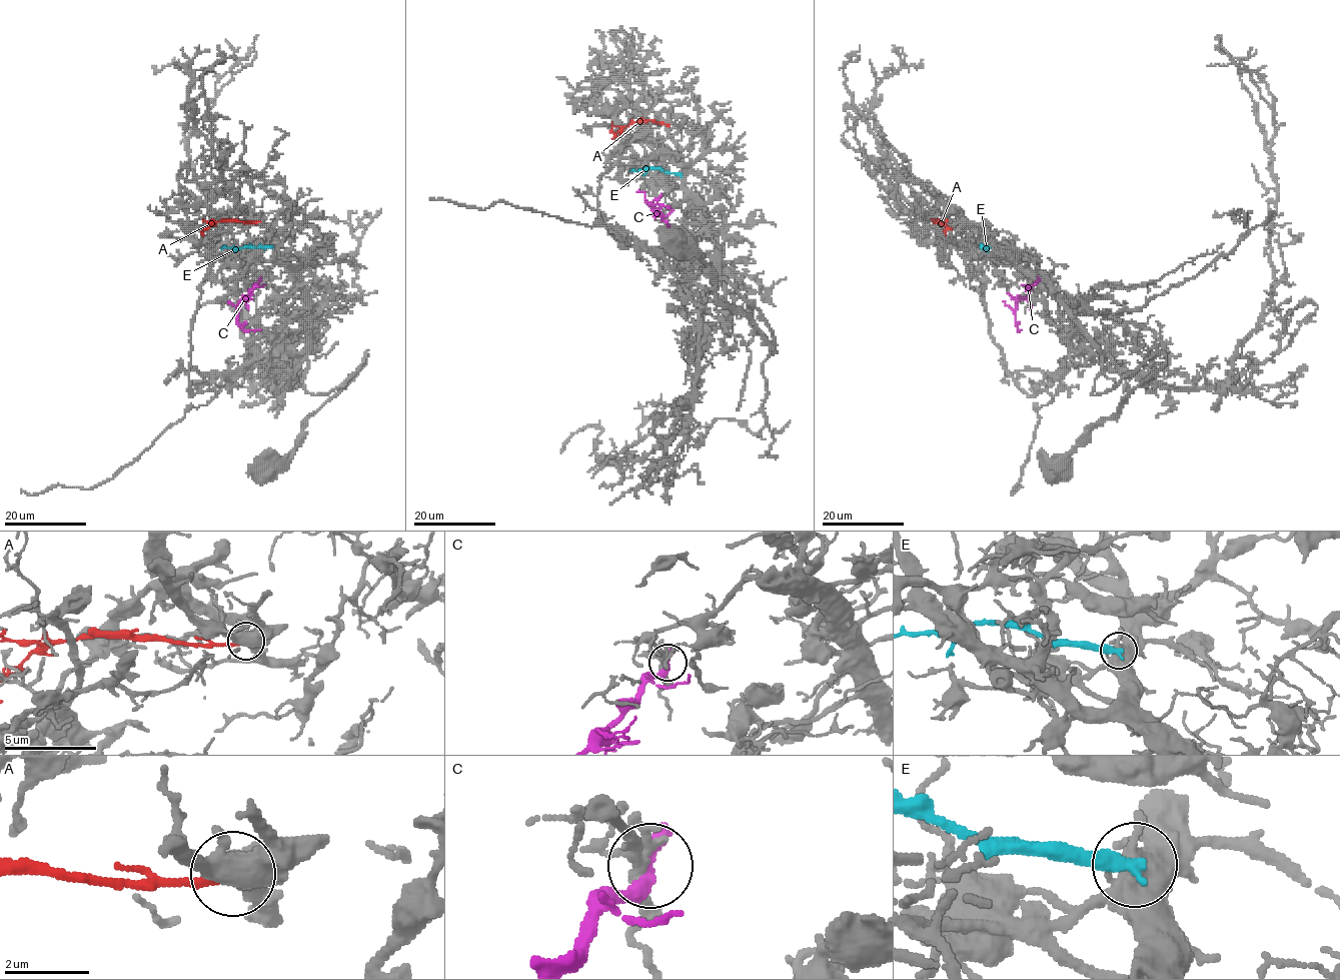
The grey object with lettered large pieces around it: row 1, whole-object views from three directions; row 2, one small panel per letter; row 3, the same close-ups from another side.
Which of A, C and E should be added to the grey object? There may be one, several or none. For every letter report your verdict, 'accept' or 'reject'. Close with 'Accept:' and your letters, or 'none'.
A: reject
C: reject
E: reject
Accept: none

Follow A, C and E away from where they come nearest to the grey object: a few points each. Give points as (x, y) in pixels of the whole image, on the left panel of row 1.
A: (256, 221), (210, 222), (201, 232), (203, 235)
C: (258, 281), (238, 304), (237, 322), (244, 330), (259, 329)
E: (272, 246), (224, 247), (221, 250)

